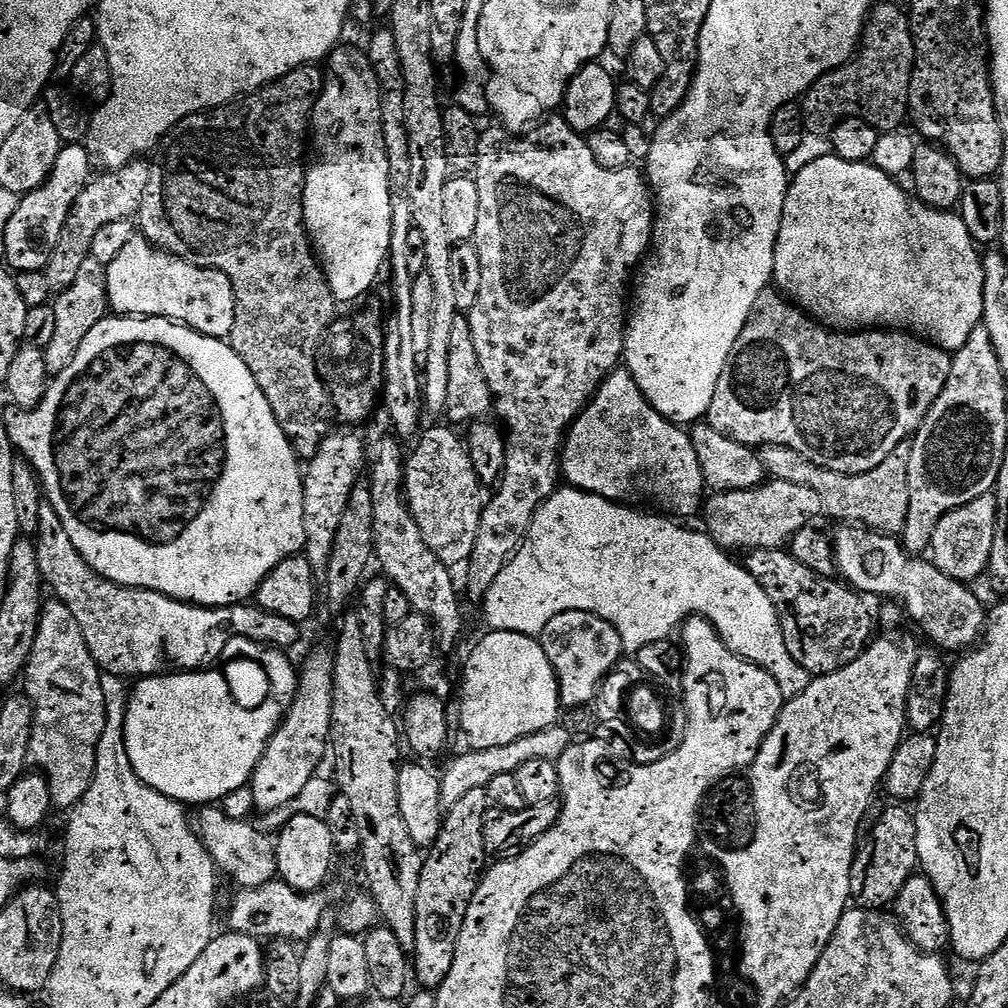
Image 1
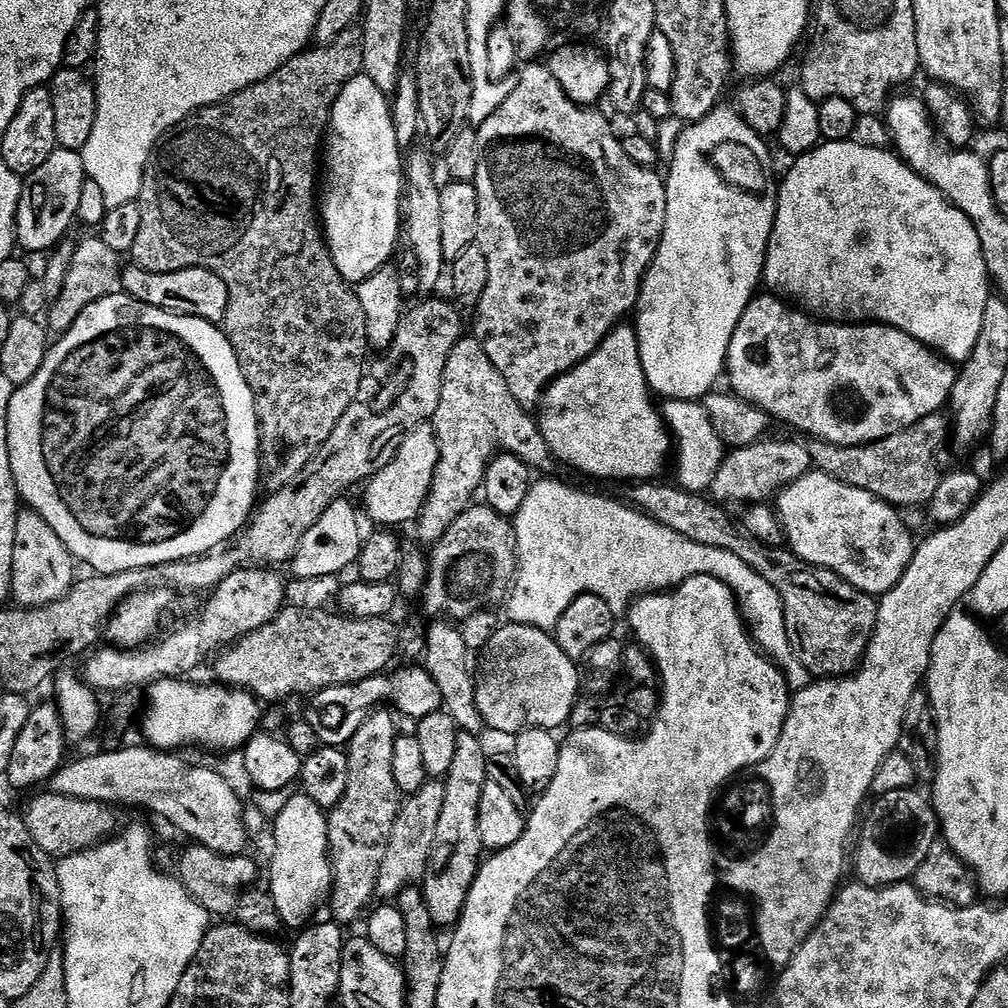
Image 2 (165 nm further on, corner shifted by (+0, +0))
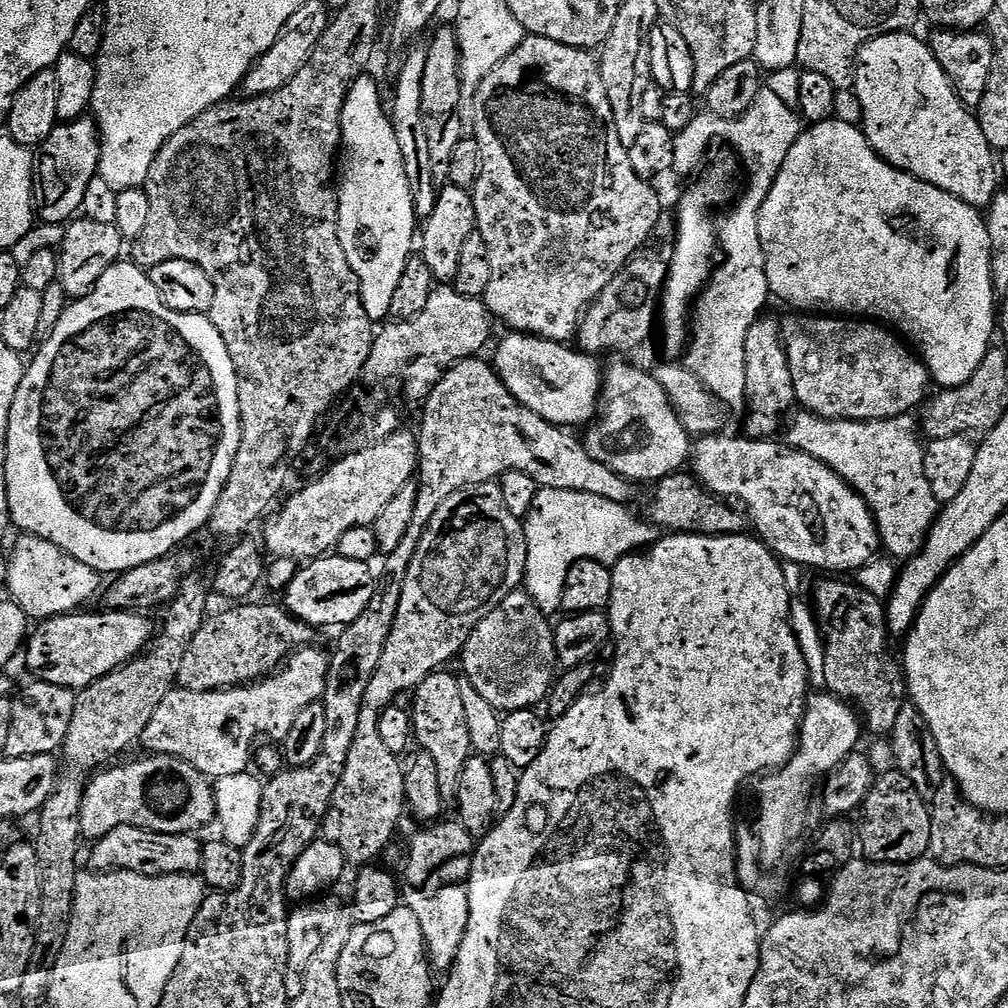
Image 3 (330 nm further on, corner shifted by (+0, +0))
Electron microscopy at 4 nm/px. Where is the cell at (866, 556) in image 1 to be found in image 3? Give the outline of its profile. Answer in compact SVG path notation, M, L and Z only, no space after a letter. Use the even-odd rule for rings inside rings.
M717 434L715 436L701 436L695 441L690 457L690 468L694 473L695 479L704 487L709 488L715 496L727 498L729 501L736 502L740 499L745 504L747 515L750 517L750 524L754 529L755 535L763 540L777 557L789 560L792 564L805 564L808 568L825 568L828 574L849 574L855 573L862 566L866 566L870 561L877 559L878 553L881 551L880 531L876 528L876 519L872 516L872 512L868 509L868 503L854 491L834 470L830 470L821 462L815 460L810 454L798 452L795 448L787 443L775 444L776 440L769 439L748 439L743 434L737 436L728 436L729 434Z

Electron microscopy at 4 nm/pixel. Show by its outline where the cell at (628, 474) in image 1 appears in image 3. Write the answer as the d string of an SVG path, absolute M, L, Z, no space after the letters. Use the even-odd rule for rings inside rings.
M512 332L497 346L494 367L515 400L552 424L575 429L576 424L591 425L598 415L602 367L595 355L568 347L572 346L558 340Z

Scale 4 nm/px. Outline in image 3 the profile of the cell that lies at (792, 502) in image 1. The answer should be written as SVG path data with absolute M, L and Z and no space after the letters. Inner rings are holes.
M758 318L746 334L746 413L743 435L748 439L769 439L785 427L797 407L796 383L790 370L788 354L784 349L781 321Z

